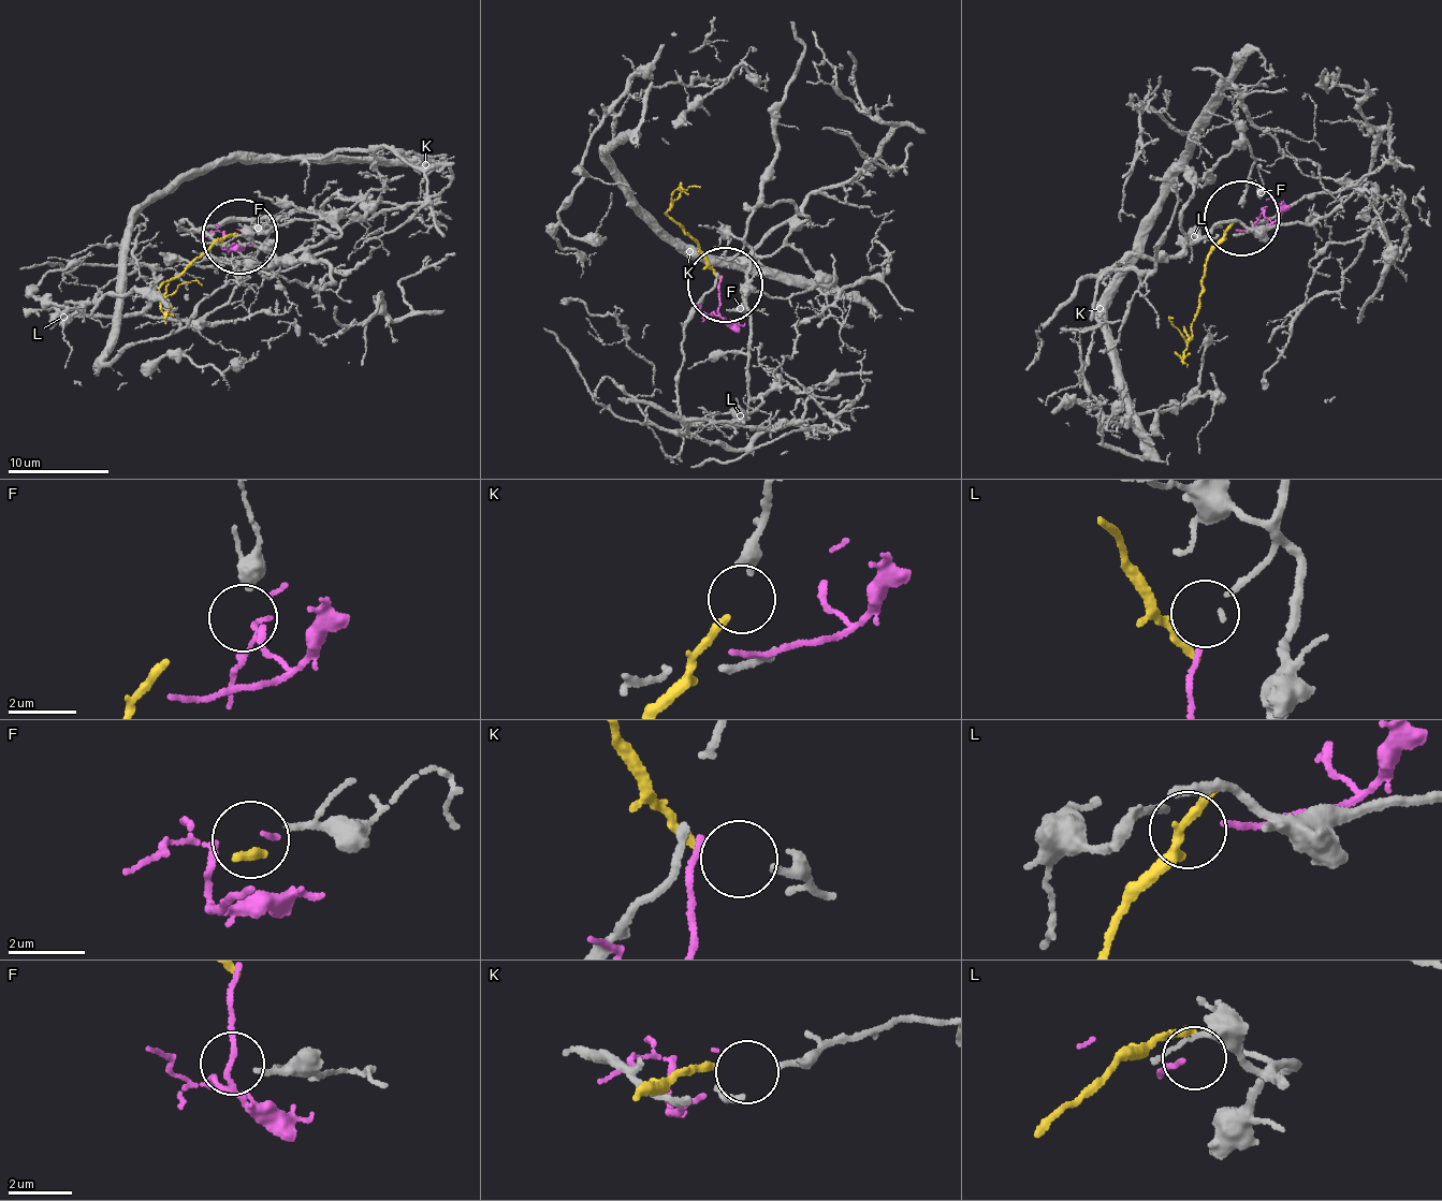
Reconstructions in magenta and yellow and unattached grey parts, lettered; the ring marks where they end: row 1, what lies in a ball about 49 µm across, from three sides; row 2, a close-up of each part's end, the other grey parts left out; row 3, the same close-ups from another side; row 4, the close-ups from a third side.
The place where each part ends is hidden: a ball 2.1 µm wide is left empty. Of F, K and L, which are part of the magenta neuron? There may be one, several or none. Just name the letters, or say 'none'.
L

